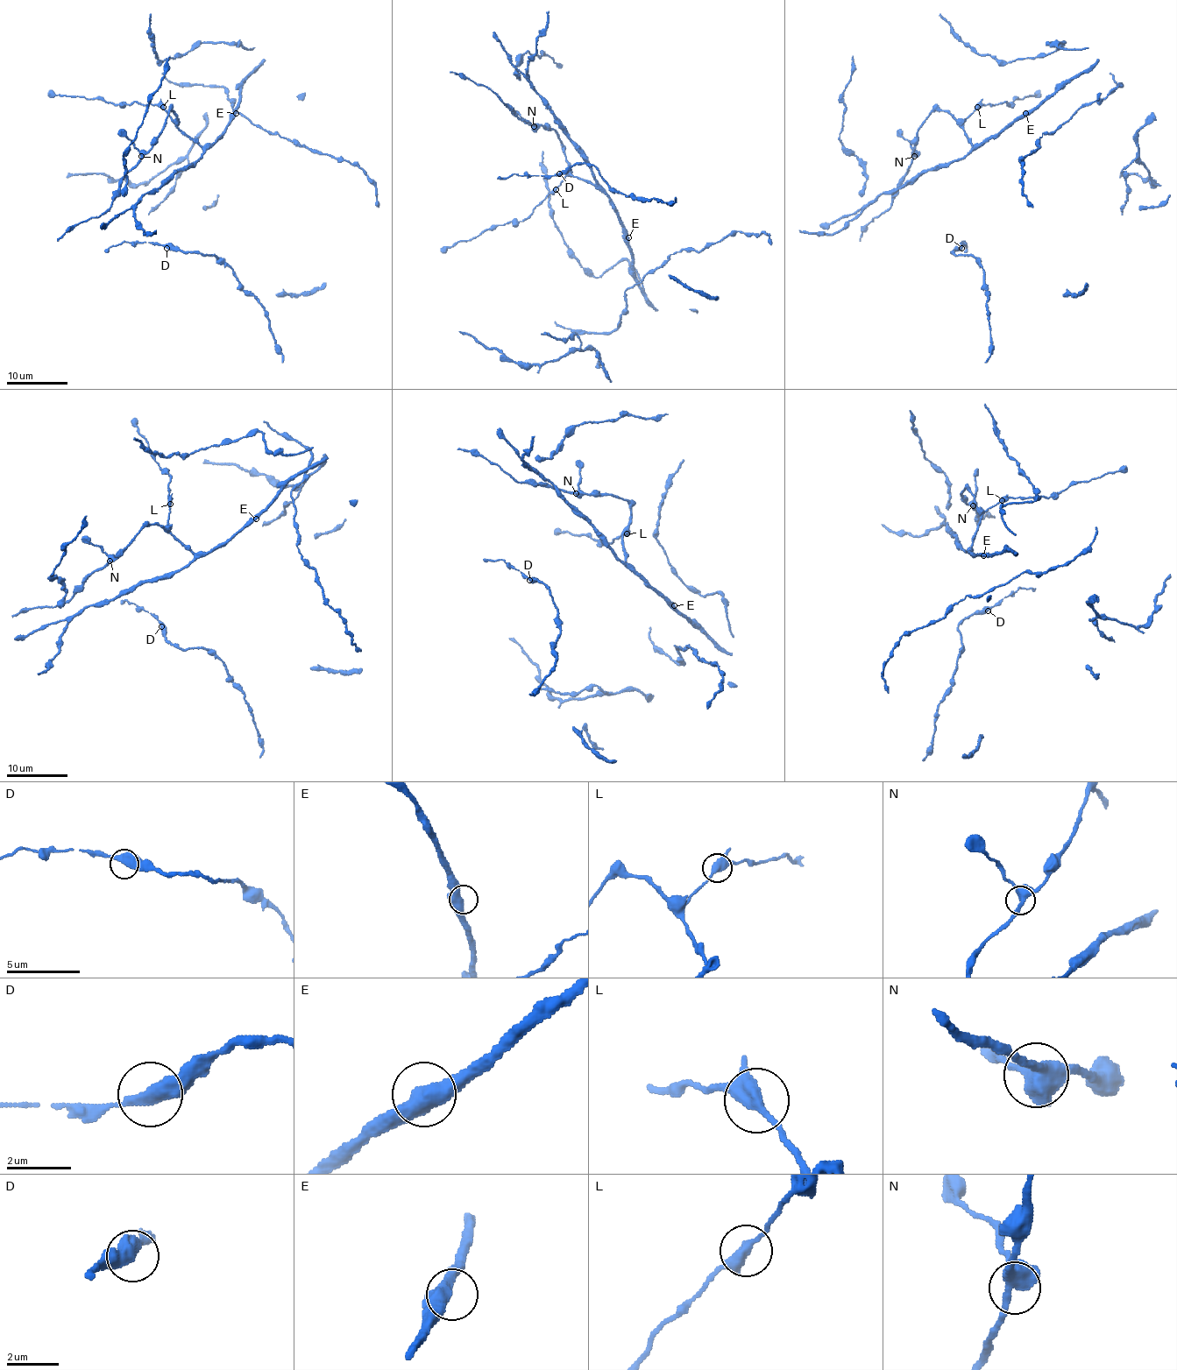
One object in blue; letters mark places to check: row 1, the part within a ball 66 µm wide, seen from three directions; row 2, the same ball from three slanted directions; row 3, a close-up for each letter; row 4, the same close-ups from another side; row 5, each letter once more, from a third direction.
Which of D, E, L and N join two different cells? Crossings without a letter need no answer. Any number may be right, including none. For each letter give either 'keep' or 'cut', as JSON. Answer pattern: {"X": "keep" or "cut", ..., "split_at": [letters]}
{"D": "keep", "E": "keep", "L": "keep", "N": "keep", "split_at": []}

